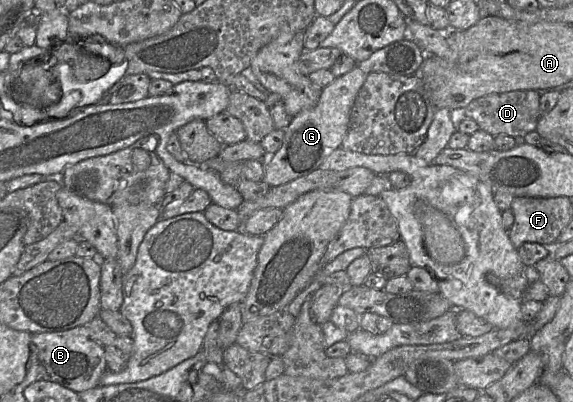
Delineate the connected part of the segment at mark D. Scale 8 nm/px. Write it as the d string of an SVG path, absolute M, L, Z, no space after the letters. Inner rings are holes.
M537 90L492 93L473 100L465 107L450 111L455 116L456 121L471 118L478 124L481 130L493 136L506 134L516 139L523 139L527 133L536 129L541 116L540 98L541 95Z

